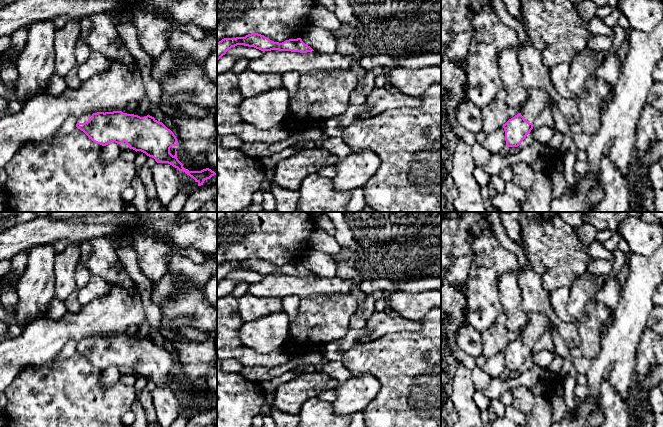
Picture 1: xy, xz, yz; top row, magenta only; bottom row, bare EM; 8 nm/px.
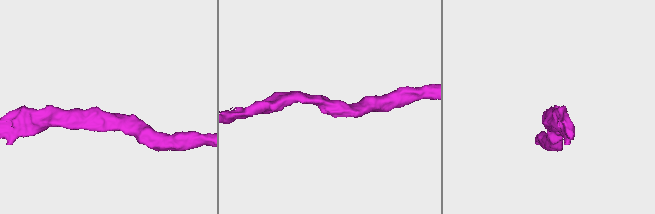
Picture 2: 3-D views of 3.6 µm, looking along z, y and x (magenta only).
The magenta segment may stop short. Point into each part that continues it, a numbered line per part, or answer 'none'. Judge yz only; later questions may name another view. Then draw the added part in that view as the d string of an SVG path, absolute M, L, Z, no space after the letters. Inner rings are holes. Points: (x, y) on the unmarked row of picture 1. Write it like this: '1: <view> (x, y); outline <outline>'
1: yz (537, 325); outline M530 313L527 315L528 323L520 333L521 339L529 347L547 332L547 328L553 326L550 319L541 313Z

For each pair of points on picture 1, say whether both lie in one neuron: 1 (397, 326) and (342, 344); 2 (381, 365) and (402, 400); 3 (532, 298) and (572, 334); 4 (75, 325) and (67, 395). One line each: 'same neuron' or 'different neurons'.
1: same neuron
2: same neuron
3: same neuron
4: different neurons

